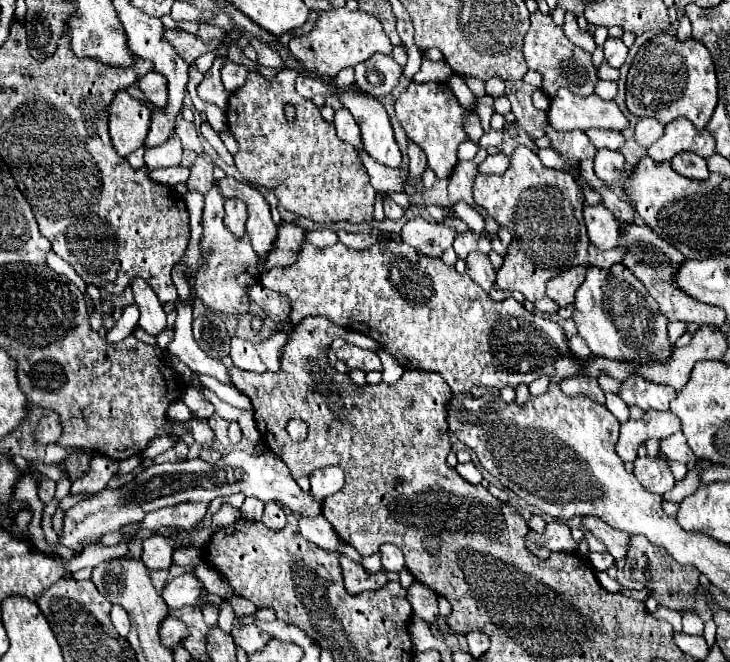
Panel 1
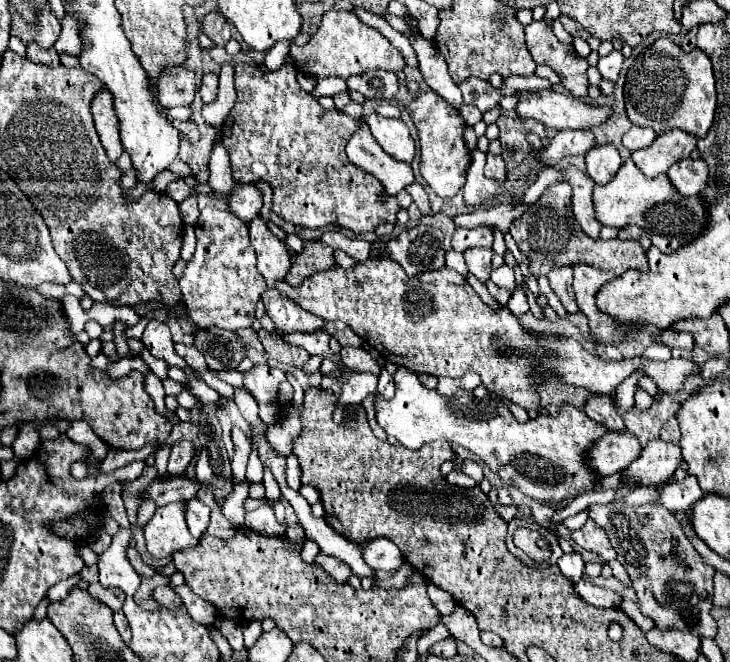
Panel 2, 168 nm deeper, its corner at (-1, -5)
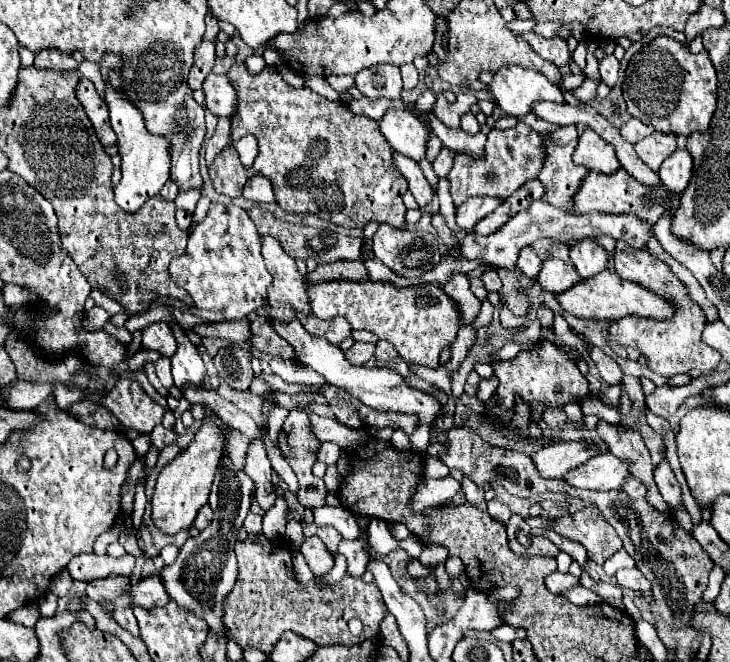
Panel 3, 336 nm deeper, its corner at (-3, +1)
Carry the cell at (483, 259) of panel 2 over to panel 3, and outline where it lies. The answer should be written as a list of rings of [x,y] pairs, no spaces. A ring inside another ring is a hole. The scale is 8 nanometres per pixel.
[[[541,198],[541,200],[535,200],[527,210],[523,210],[515,218],[511,218],[511,222],[507,222],[507,226],[503,226],[503,230],[497,230],[495,234],[489,234],[489,236],[483,236],[477,232],[467,234],[461,244],[461,252],[463,252],[463,258],[467,258],[467,260],[481,258],[499,268],[515,270],[519,250],[525,246],[531,246],[535,240],[547,238],[547,240],[555,240],[561,244],[569,244],[573,240],[581,240],[587,236],[601,236],[601,234],[607,234],[615,240],[623,238],[633,248],[645,248],[645,244],[651,236],[651,226],[645,220],[641,220],[637,214],[603,214],[603,212],[571,214],[571,212],[551,206],[549,202],[545,202]]]

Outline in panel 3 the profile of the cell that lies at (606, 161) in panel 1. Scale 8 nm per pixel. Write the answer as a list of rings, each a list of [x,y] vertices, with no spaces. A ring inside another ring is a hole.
[[[585,128],[579,136],[577,148],[573,152],[573,162],[599,174],[613,174],[619,170],[619,160],[613,146],[599,138],[593,128]]]

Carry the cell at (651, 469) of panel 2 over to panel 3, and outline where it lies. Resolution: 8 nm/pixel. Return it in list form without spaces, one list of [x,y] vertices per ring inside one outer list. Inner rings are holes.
[[[599,454],[589,458],[583,466],[565,472],[561,480],[573,488],[619,490],[627,474],[627,462],[619,460],[613,454]]]

